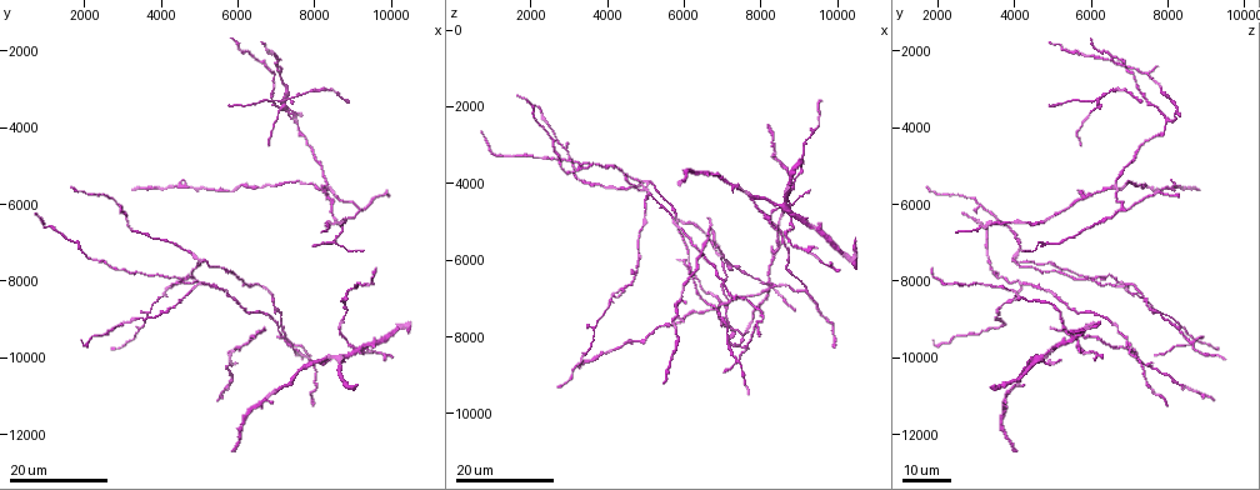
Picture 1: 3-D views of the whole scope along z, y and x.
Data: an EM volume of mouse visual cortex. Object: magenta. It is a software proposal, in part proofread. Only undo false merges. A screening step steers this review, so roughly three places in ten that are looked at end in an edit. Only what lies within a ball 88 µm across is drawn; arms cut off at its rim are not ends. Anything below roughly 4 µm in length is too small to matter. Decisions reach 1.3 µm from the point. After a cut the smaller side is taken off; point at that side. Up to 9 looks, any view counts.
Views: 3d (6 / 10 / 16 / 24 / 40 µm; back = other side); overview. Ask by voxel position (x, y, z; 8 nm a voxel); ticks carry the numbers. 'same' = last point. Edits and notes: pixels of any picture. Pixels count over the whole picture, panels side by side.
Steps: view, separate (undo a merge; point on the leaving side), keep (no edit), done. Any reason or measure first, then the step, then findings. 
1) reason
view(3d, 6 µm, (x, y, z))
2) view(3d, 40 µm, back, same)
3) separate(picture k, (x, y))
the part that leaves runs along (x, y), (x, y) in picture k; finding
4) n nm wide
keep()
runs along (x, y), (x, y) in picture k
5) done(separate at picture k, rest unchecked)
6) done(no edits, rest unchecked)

a fork
view(3d, 24 µm, (8250, 5450, 6600))

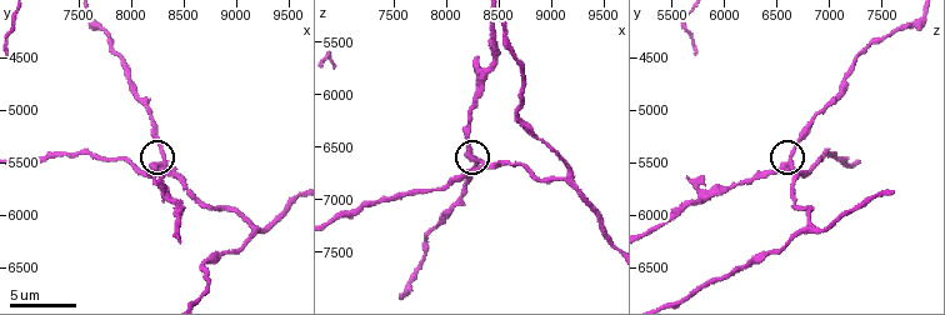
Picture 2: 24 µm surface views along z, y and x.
closer look
view(3d, 6 µm, (8320, 5500, 6620))

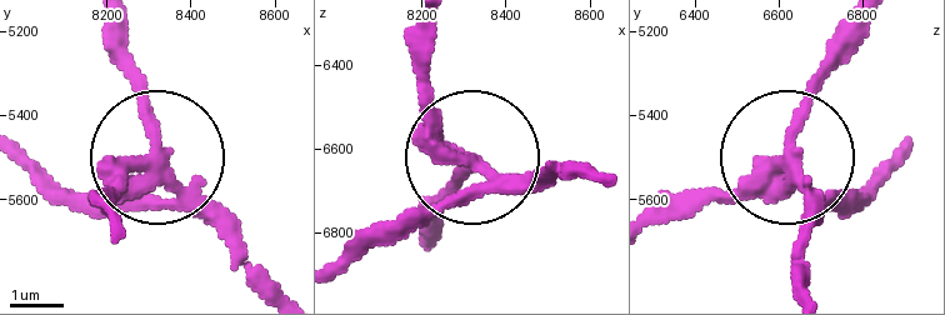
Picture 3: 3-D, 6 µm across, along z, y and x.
3 arms
separate(picture 3, (420, 96))
the part that leaves runs along (459, 156), (424, 80), (424, 26) in picture 3; a second cell is stuck on

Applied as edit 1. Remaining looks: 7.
calibre changes
view(3d, 16 µm, (7100, 8800, 7750))

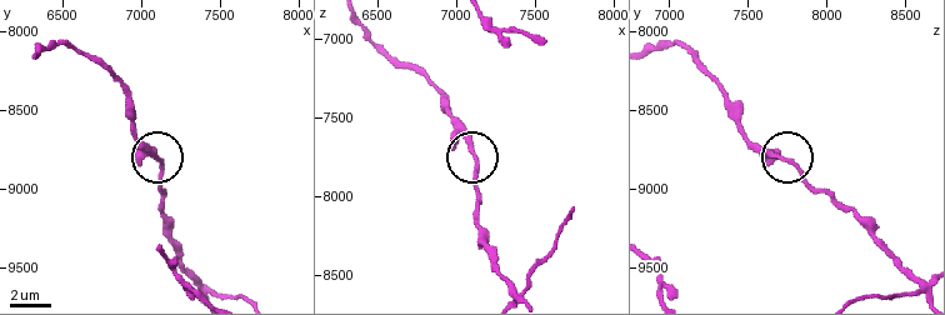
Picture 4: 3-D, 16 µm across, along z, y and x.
view(3d, 6 µm, (7100, 8800, 7720))

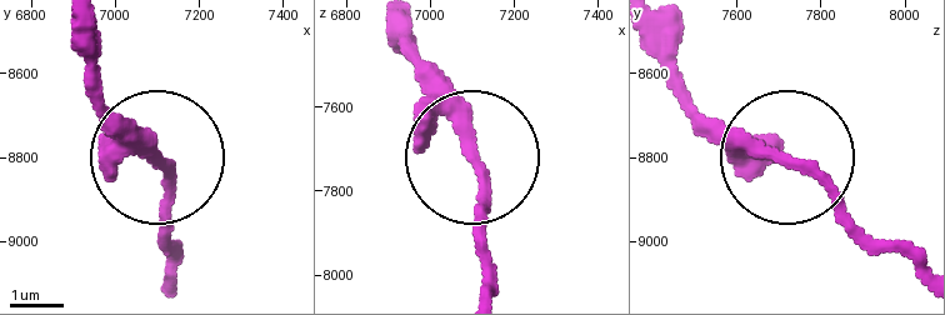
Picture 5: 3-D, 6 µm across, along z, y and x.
from behind
view(3d, 6 µm, back, (7100, 8805, 7715))

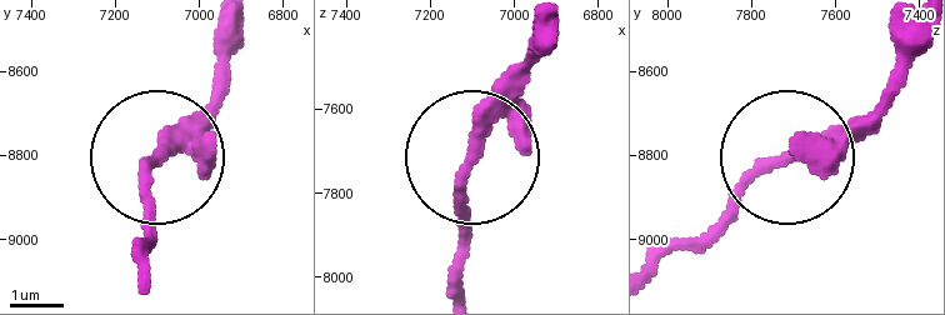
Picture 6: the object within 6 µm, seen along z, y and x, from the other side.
keep()
all the same cell

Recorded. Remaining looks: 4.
view(3d, 24 µm, (7800, 10150, 4450))

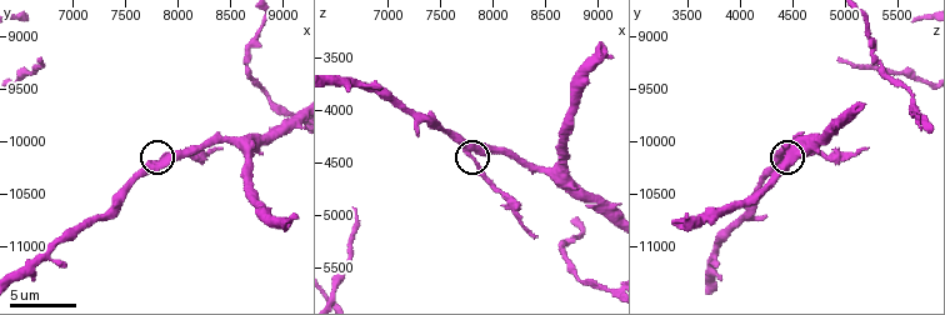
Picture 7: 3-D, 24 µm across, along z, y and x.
view(3d, 10 µm, (7740, 10200, 4420))

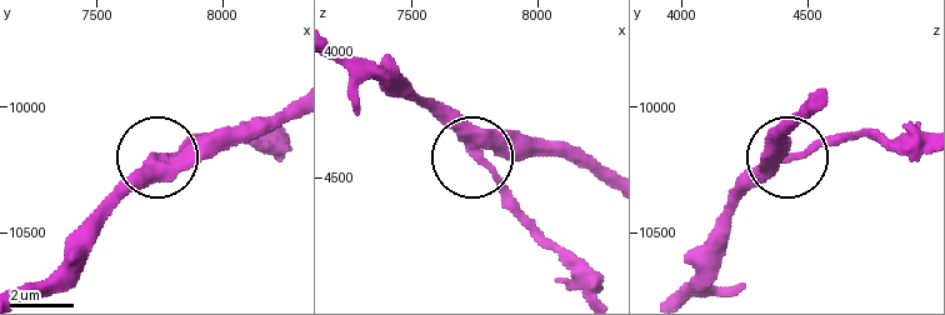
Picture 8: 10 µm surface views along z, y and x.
310 nm wide
keep()
continuous, no second cell

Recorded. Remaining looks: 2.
four arms meet
view(3d, 24 µm, (7450, 9650, 8700))

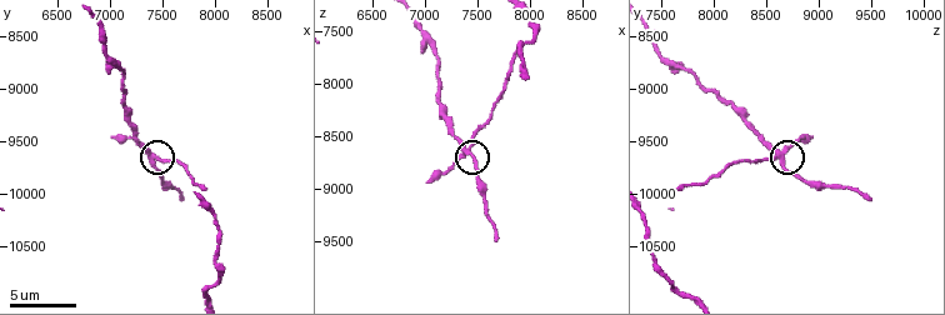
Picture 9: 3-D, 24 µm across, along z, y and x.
view(3d, 6 µm, (7400, 9680, 8640))

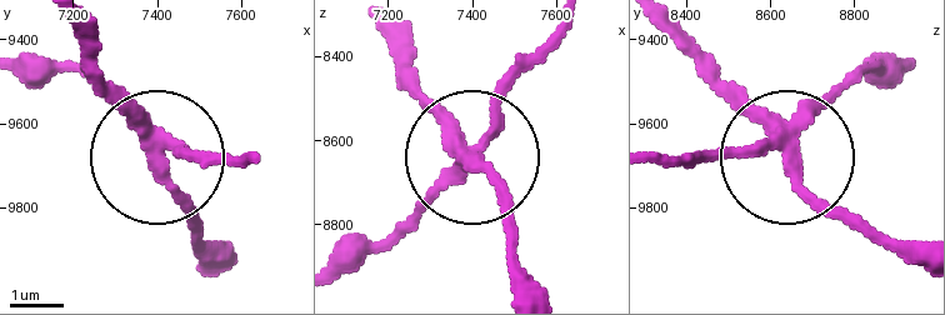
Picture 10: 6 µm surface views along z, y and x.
270 nm wide
separate(picture 10, (416, 203))
the part that leaves runs along (474, 154), (491, 105), (559, 24) in picture 10; two cells meet here

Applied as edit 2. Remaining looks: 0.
done(separate at picture 3, separate at picture 10, rest unchecked)

